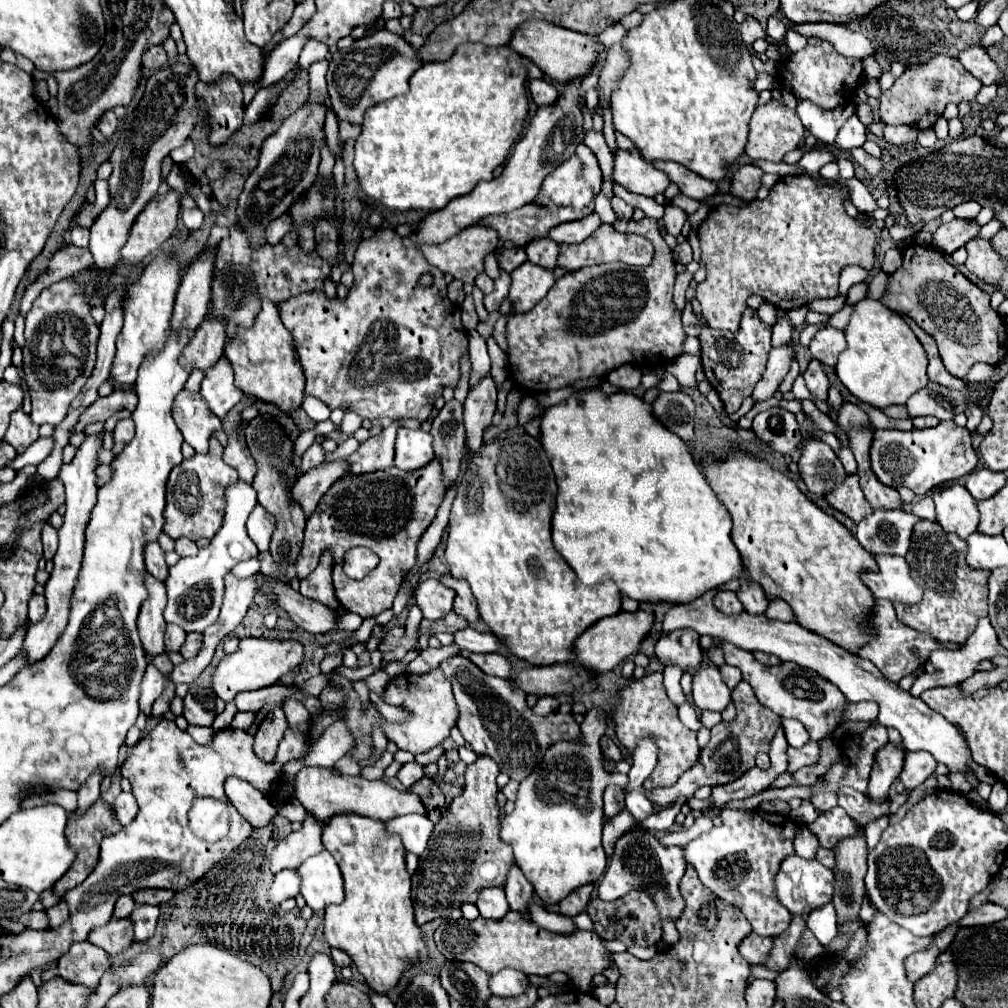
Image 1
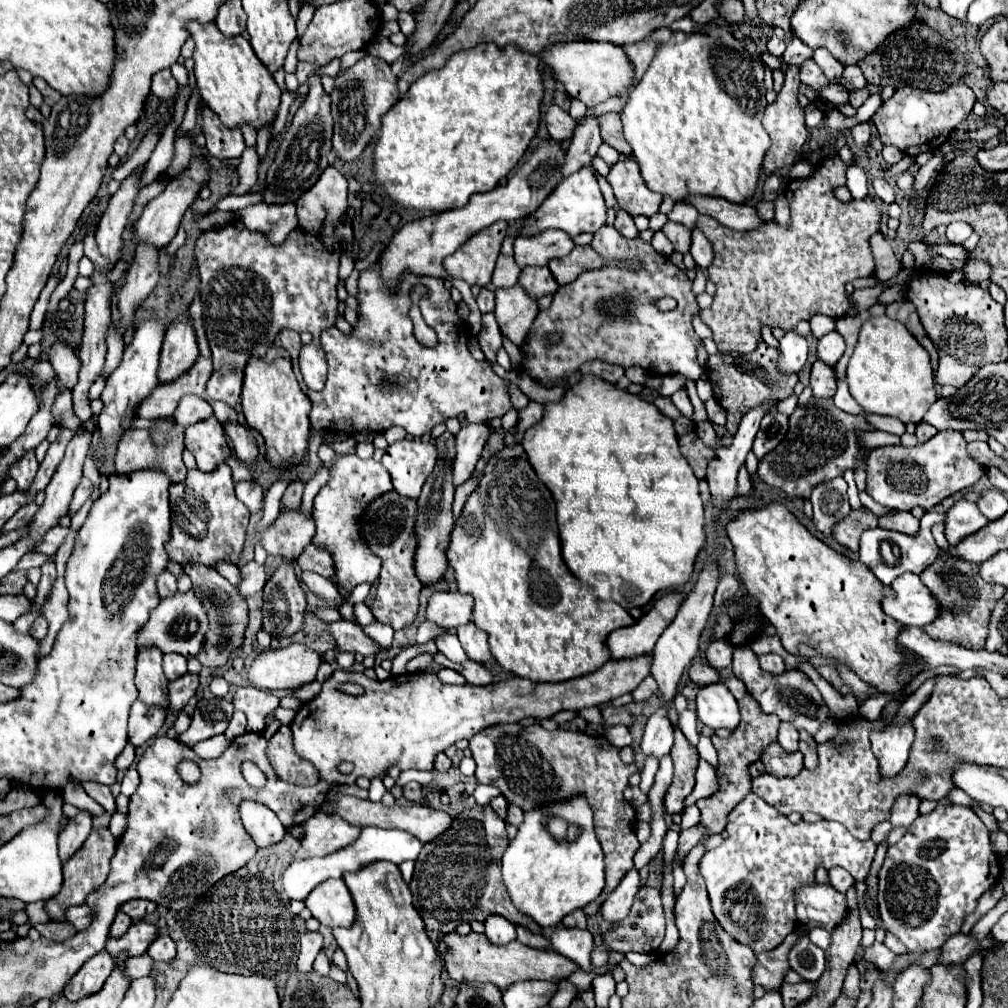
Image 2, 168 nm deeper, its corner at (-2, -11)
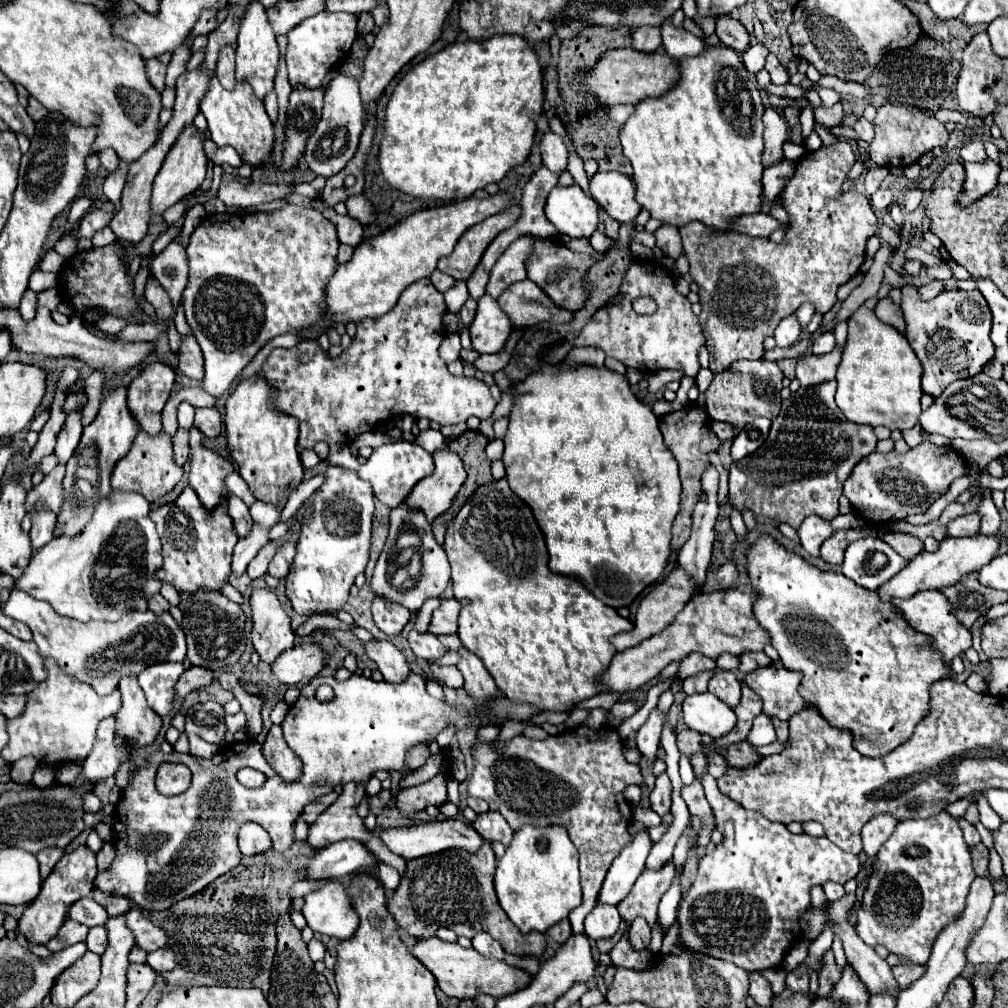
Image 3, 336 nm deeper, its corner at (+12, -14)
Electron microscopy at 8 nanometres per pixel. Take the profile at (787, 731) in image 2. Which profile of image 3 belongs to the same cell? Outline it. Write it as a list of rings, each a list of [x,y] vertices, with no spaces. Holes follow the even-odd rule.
[[[766,714],[756,716],[754,726],[752,726],[752,730],[750,730],[750,734],[748,734],[746,740],[752,742],[752,746],[766,746],[766,744],[772,744],[772,742],[776,740],[772,720],[770,720]]]

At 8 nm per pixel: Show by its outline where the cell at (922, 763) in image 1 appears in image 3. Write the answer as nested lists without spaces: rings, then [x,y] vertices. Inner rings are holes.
[[[880,814],[872,820],[868,820],[860,832],[862,836],[862,844],[864,844],[864,852],[874,858],[876,852],[880,850],[880,846],[886,842],[886,838],[894,832],[896,828],[896,820],[888,818],[888,814]]]

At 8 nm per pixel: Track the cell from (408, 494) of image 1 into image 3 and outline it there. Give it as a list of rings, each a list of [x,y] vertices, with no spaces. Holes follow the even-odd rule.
[[[374,598],[374,606],[372,606],[372,616],[376,626],[388,634],[388,636],[396,636],[402,632],[402,628],[408,624],[410,620],[410,612],[404,610],[402,606],[396,604],[388,604],[382,598]]]

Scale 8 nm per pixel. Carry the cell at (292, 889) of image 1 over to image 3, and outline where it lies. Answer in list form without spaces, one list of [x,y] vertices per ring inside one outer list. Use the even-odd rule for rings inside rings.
[[[340,840],[318,852],[316,858],[298,872],[298,876],[300,880],[332,880],[346,876],[358,868],[370,868],[374,862],[374,856],[364,844],[356,840]]]

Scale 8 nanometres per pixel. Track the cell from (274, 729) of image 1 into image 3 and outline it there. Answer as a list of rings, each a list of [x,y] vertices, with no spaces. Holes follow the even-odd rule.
[[[272,726],[266,742],[264,742],[264,758],[268,760],[268,764],[284,778],[284,780],[296,780],[302,772],[302,760],[292,752],[292,748],[286,744],[284,736],[282,736],[282,728],[280,726]]]

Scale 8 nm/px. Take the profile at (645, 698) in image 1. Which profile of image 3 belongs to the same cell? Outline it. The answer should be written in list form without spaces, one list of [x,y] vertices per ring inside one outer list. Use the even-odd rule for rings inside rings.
[[[660,774],[656,778],[656,786],[650,794],[650,808],[662,818],[670,812],[670,792],[672,792],[672,786],[670,786],[670,778],[664,774]]]

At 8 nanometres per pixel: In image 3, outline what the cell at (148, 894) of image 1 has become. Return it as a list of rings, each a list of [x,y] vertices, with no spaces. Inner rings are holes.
[[[94,888],[92,892],[94,900],[98,904],[102,904],[108,912],[108,916],[120,916],[120,914],[126,914],[130,910],[128,906],[128,900],[124,896],[114,896],[114,894],[102,894],[98,888]]]

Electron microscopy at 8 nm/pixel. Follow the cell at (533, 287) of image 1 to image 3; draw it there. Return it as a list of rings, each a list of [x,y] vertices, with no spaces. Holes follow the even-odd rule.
[[[484,294],[478,300],[476,318],[468,330],[472,338],[472,350],[476,350],[478,354],[494,354],[504,348],[512,332],[512,324],[508,322],[508,318],[504,318],[504,314],[500,314],[496,300]]]

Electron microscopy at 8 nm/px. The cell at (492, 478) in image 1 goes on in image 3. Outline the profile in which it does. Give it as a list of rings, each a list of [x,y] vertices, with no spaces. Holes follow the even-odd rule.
[[[506,478],[480,486],[468,498],[458,516],[448,524],[444,550],[452,566],[454,596],[468,598],[458,620],[462,646],[484,662],[498,690],[512,704],[532,704],[540,712],[570,712],[578,702],[610,692],[610,688],[600,686],[602,674],[616,654],[610,638],[634,630],[634,624],[600,602],[580,580],[550,572],[544,536],[532,510],[510,490]]]

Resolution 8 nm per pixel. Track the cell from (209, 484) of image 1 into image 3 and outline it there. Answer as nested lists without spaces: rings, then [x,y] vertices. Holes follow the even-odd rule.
[[[186,486],[174,504],[166,504],[162,508],[152,510],[150,518],[156,524],[158,536],[162,540],[164,568],[158,572],[158,580],[172,584],[178,592],[220,592],[228,582],[230,558],[238,542],[232,518],[226,514],[226,504],[218,506],[214,512],[206,512],[196,492],[190,486]]]

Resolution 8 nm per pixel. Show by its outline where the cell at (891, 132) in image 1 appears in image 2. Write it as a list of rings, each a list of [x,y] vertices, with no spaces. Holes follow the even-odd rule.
[[[886,145],[884,149],[882,149],[882,157],[884,157],[884,161],[888,163],[888,165],[894,165],[894,163],[898,163],[902,157],[904,157],[904,153],[896,147],[892,147],[892,145]]]

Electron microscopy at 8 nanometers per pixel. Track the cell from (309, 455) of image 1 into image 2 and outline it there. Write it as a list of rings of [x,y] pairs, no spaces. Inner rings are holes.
[[[294,481],[288,485],[288,489],[284,491],[284,497],[282,497],[282,505],[286,507],[298,507],[300,505],[300,499],[302,499],[302,491],[304,491],[304,481]]]

